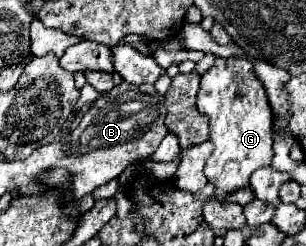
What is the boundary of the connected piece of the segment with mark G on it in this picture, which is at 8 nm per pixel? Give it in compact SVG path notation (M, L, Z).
M217 57L215 65L201 77L201 89L197 93L197 109L209 119L211 143L215 145L213 155L207 159L205 175L215 183L215 197L225 201L225 195L251 187L247 179L251 171L269 167L273 159L271 147L271 125L273 113L267 103L263 83L253 71L253 61L247 57Z

